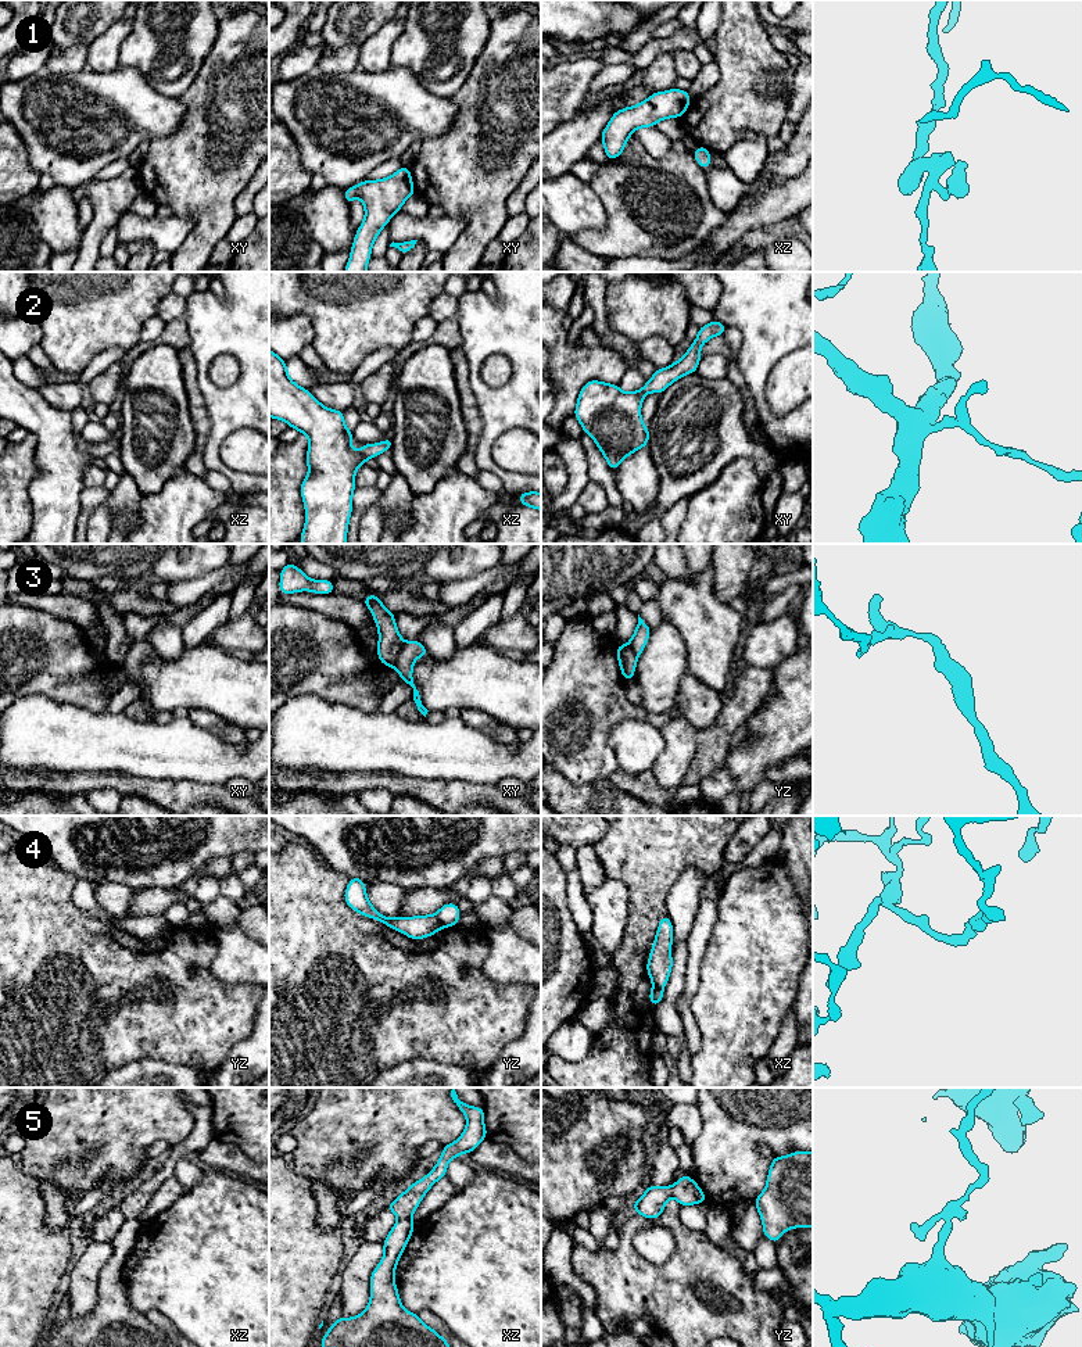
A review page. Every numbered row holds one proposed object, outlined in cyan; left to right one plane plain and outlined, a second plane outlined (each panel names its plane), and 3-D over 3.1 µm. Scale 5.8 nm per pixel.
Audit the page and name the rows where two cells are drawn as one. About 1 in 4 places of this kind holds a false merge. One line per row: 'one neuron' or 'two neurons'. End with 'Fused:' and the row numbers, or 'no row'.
1: one neuron
2: one neuron
3: two neurons
4: two neurons
5: one neuron
Fused: 3, 4

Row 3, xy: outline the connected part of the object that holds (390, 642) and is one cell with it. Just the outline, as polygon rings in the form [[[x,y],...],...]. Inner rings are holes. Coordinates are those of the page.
[[[377,594],[363,598],[362,602],[370,609],[379,630],[377,656],[384,666],[393,667],[405,644],[394,620],[395,613],[380,602]]]

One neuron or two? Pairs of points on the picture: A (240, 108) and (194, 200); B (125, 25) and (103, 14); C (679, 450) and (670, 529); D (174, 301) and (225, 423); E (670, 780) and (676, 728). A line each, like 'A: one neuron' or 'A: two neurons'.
A: one neuron
B: two neurons
C: two neurons
D: two neurons
E: one neuron

